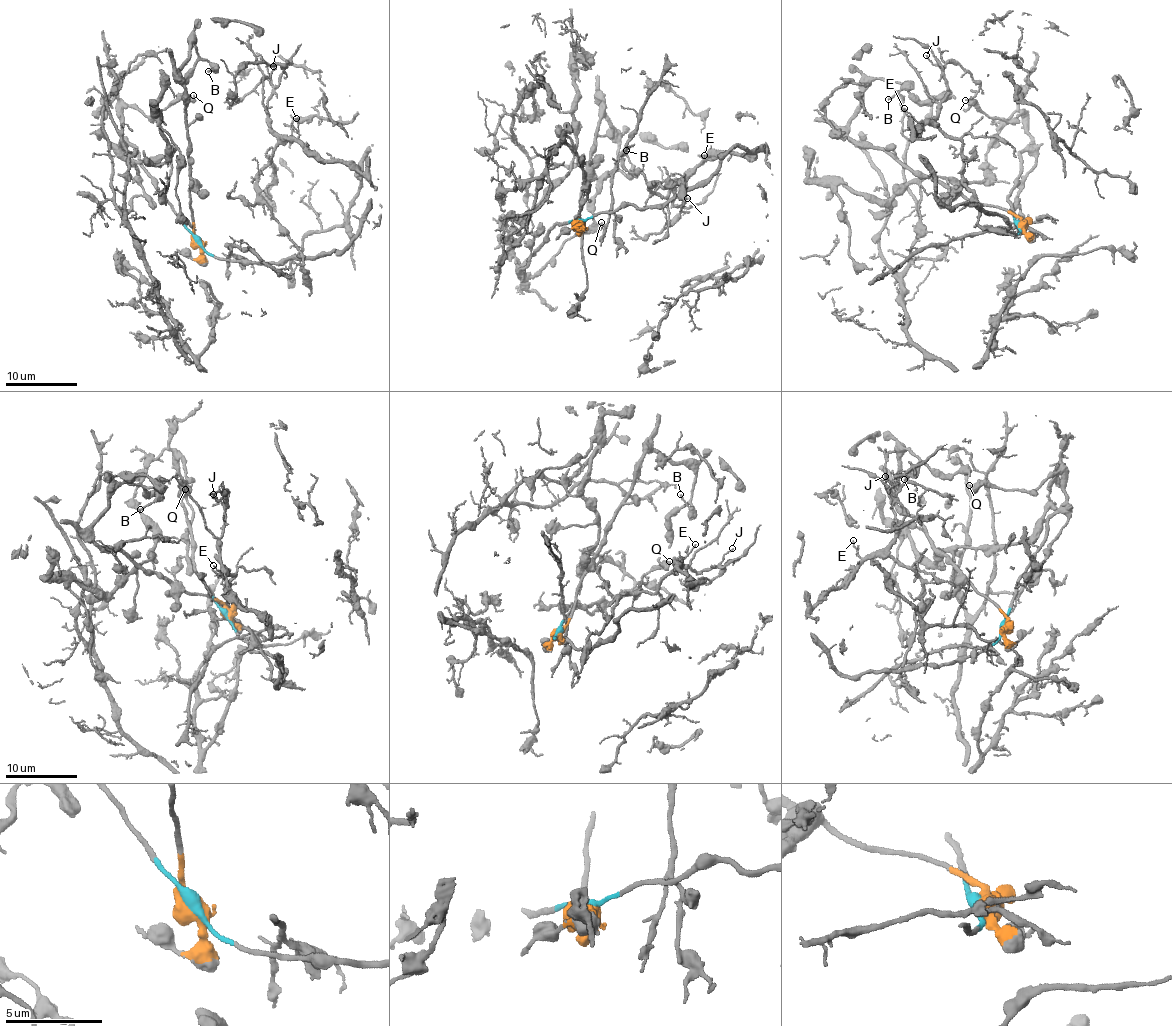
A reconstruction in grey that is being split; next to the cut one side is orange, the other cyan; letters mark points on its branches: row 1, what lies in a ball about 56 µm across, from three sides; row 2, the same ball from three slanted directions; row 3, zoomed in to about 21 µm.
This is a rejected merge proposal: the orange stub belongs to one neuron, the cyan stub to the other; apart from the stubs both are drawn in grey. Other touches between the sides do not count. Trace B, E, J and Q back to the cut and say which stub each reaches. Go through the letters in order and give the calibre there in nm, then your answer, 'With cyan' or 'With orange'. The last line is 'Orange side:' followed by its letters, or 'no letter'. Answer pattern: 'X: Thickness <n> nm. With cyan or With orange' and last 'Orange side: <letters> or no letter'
B: Thickness 180 nm. With orange
E: Thickness 110 nm. With cyan
J: Thickness 120 nm. With cyan
Q: Thickness 320 nm. With cyan
Orange side: B

